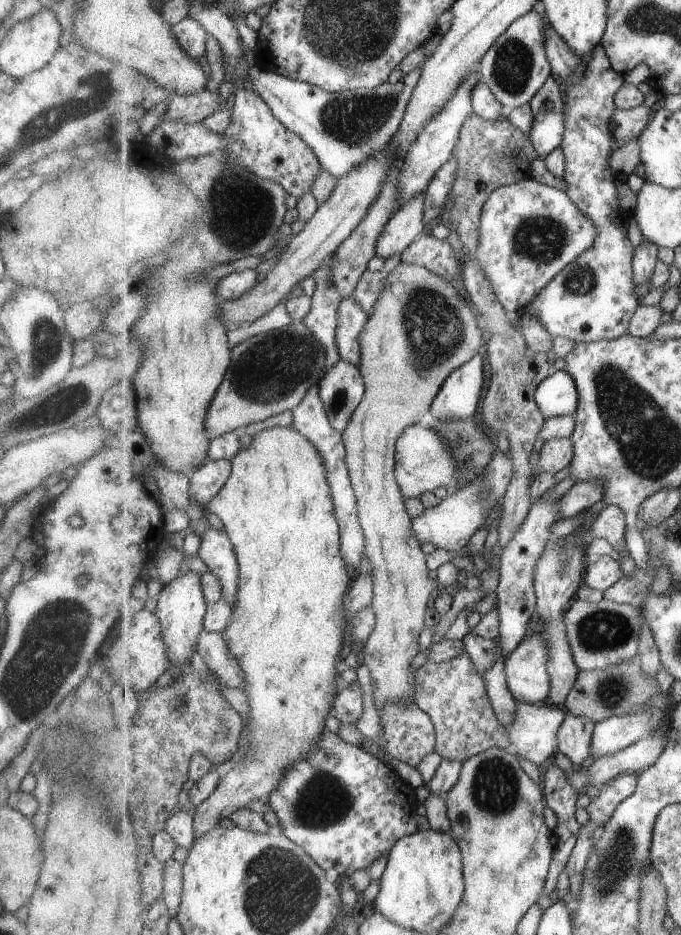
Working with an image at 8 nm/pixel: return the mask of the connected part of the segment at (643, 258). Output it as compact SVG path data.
M645 240L642 244L634 254L634 283L639 300L651 292L651 278L659 261L659 254L656 253L658 246Z

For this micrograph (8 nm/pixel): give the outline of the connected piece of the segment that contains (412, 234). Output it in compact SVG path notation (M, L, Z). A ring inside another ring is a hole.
M420 194L395 212L384 233L379 237L377 255L383 260L393 255L401 256L402 252L405 252L425 230L423 210L425 210L425 198L424 194Z

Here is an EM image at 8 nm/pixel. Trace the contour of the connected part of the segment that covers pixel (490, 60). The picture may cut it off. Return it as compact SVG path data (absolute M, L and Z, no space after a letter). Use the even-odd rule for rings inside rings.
M536 6L513 22L480 62L479 72L501 104L510 110L530 104L552 75L552 62L546 50L547 27L548 19L544 9Z

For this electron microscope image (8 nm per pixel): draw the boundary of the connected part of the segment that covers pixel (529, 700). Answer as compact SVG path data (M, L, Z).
M539 631L522 641L505 662L509 688L519 703L532 705L547 703L552 681L548 671L549 655L550 648L546 643L544 632Z

